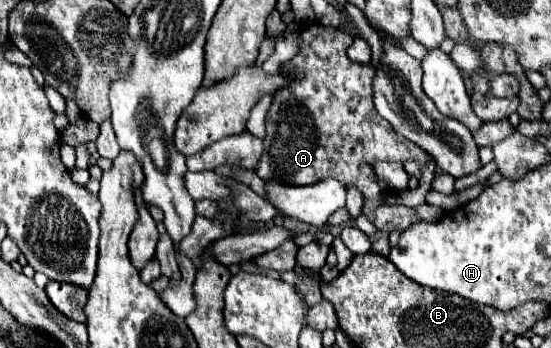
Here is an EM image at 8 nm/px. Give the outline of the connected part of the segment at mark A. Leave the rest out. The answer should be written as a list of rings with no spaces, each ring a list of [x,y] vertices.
[[[312,22],[302,26],[300,32],[302,50],[284,66],[298,70],[294,82],[274,94],[270,120],[266,116],[264,152],[256,164],[256,174],[262,180],[278,184],[304,186],[316,184],[324,178],[336,178],[344,186],[356,186],[364,194],[362,212],[372,220],[374,208],[382,204],[388,187],[374,180],[372,160],[418,160],[424,164],[428,154],[400,136],[392,124],[388,124],[374,108],[372,82],[376,70],[370,64],[352,62],[346,56],[346,48],[352,44],[352,36]]]

